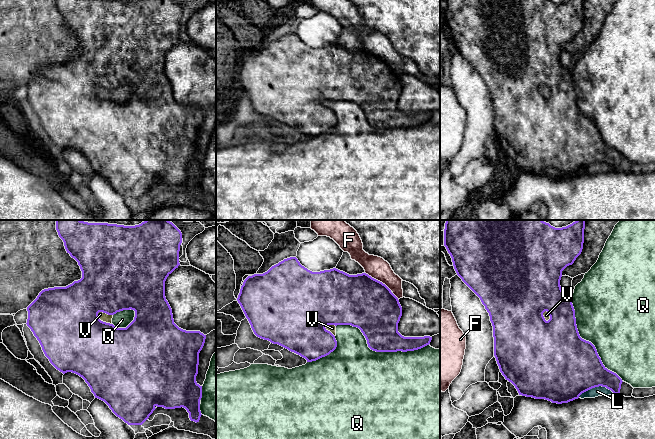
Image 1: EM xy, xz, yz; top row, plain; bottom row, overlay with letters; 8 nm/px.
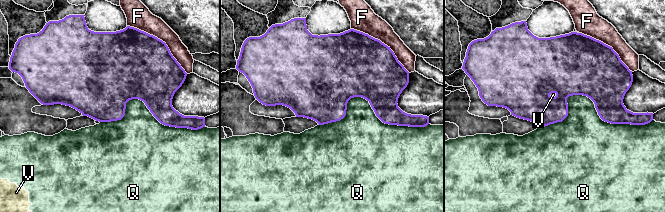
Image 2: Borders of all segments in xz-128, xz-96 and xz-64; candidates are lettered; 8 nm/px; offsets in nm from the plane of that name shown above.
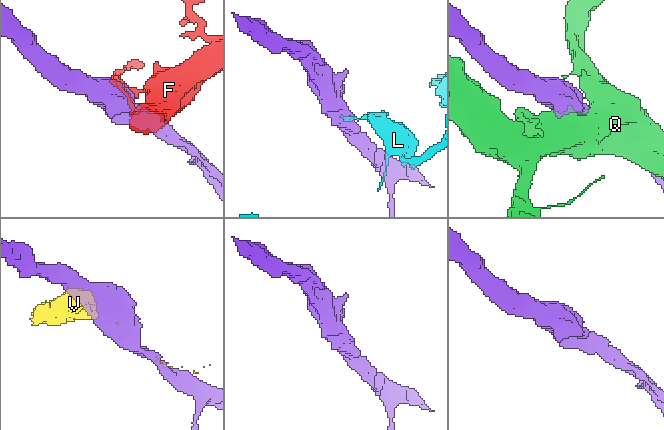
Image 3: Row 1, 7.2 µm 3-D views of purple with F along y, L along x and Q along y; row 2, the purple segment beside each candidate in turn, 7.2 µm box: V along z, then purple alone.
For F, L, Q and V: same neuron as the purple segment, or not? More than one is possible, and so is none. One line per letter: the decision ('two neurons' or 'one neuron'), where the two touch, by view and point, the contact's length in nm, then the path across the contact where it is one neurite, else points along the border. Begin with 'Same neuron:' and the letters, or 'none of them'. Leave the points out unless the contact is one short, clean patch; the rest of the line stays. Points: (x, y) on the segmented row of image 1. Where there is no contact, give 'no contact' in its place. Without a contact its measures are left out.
Same neuron: V
F: two neurons; meets purple in xz at (377, 280); contact 260 nm long
L: two neurons; meets purple in yz at (596, 386); contact 300 nm long; border along yz (614, 393), (605, 387), (595, 386), (584, 391), (578, 397)
Q: two neurons; meets purple in xz at (378, 351); contact 750 nm long
V: one neuron; meets purple in xy at (102, 321); contact 150 nm long

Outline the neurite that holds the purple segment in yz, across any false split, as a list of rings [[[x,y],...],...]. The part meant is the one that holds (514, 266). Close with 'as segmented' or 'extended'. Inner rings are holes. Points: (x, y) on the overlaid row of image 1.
[[[446,220],[444,246],[452,258],[457,275],[480,298],[489,313],[493,326],[494,356],[500,372],[506,380],[515,386],[519,395],[535,399],[545,399],[552,403],[562,404],[578,399],[582,393],[599,386],[606,387],[614,394],[620,393],[623,382],[622,379],[603,365],[595,346],[580,337],[576,325],[572,298],[568,293],[564,293],[560,286],[562,271],[567,266],[572,265],[582,252],[584,229],[585,220],[576,220],[572,224],[562,228],[555,228],[543,220]]]; extended

